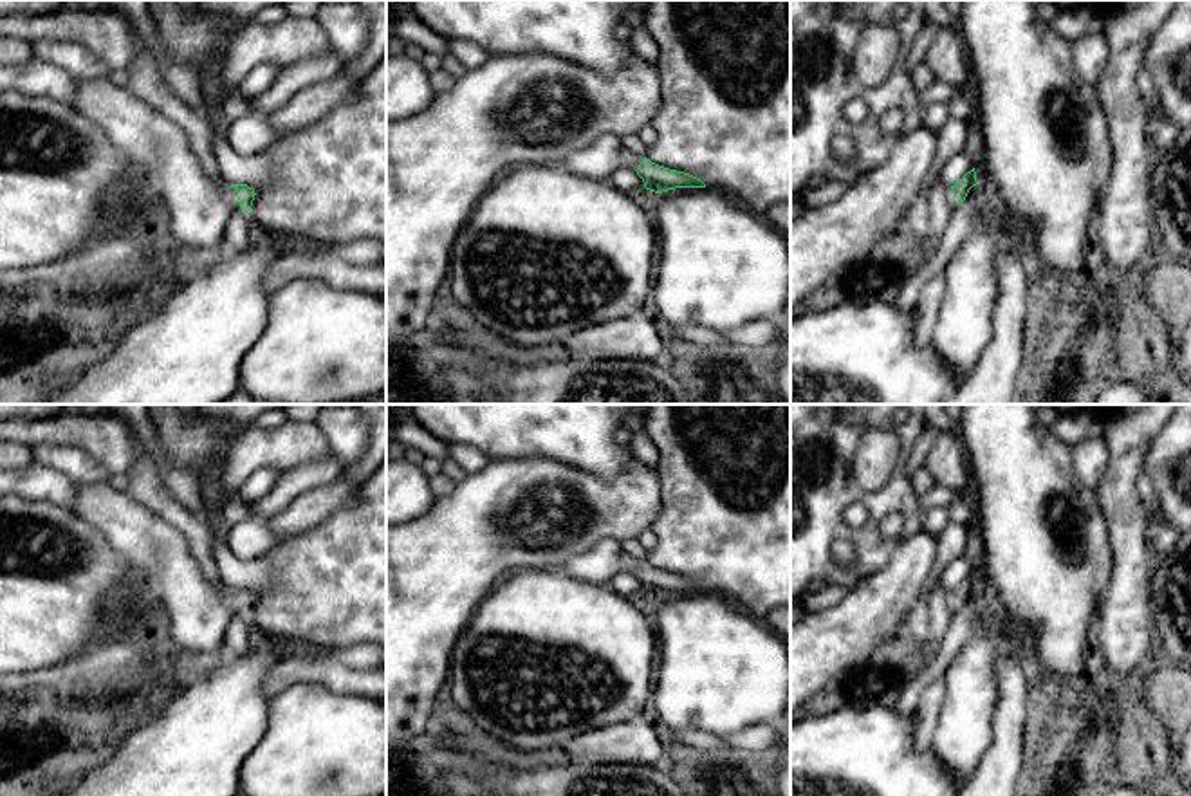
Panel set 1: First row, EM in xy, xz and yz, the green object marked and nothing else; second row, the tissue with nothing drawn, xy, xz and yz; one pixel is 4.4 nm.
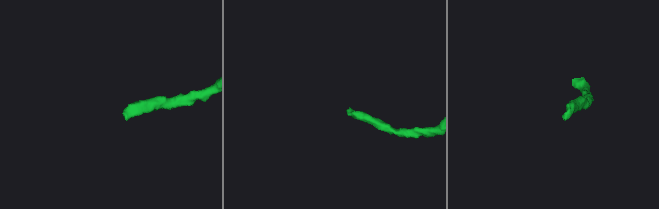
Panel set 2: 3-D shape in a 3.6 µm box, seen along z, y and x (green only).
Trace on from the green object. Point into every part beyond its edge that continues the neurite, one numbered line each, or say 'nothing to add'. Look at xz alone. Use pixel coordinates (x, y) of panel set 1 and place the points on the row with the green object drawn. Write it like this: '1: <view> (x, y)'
1: xz (605, 156)

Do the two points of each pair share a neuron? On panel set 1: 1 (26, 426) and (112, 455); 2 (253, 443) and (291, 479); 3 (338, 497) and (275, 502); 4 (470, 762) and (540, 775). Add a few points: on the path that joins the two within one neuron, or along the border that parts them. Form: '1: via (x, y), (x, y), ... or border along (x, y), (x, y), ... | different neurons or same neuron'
1: via (47, 430), (91, 434) | same neuron
2: border along (323, 457), (280, 473) | different neurons
3: border along (331, 481), (302, 491), (267, 520) | different neurons
4: via (488, 766), (498, 777), (522, 777) | same neuron

